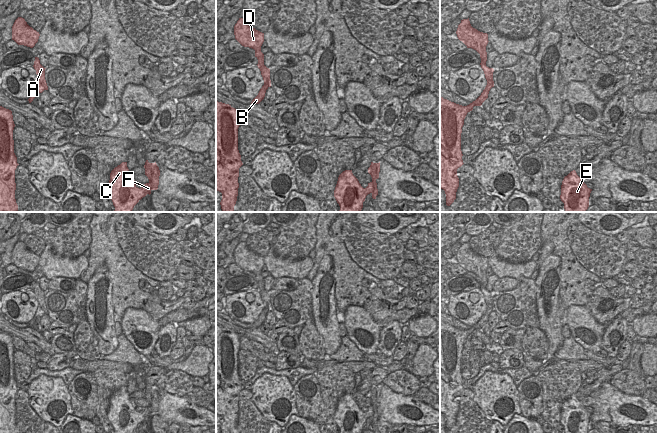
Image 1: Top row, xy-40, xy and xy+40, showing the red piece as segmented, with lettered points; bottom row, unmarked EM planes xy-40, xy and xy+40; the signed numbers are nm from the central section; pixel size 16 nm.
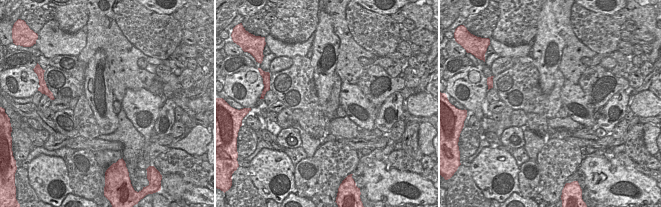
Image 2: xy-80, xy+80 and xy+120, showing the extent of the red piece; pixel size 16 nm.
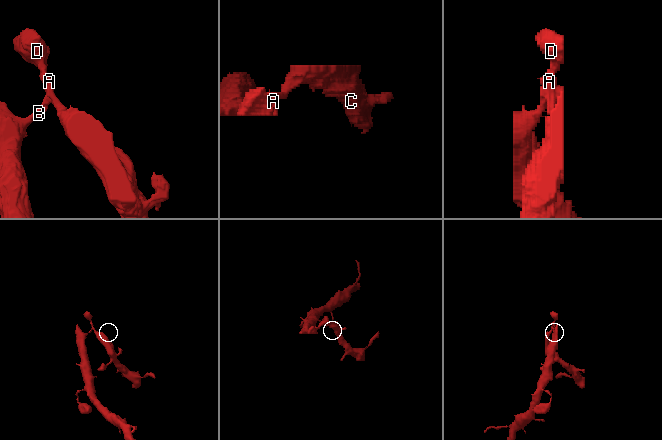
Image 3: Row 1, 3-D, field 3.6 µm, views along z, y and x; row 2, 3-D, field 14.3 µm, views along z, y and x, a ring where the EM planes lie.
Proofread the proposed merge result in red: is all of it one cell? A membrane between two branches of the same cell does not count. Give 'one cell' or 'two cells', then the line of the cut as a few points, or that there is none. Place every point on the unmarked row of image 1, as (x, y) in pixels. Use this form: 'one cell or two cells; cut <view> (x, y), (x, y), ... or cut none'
two cells; cut xy+40 (492, 298), (492, 302), (487, 306)

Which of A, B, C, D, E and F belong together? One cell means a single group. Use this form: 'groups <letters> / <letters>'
groups A C D E F / B

